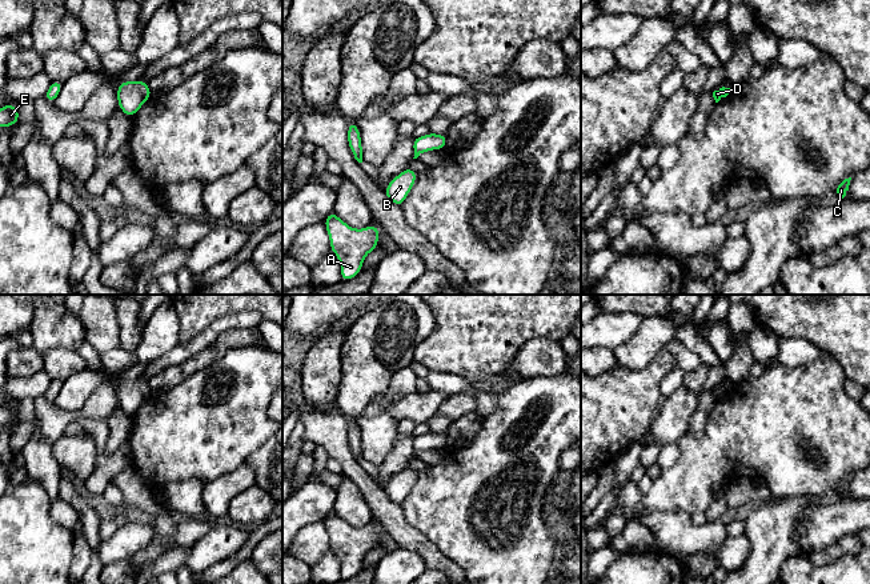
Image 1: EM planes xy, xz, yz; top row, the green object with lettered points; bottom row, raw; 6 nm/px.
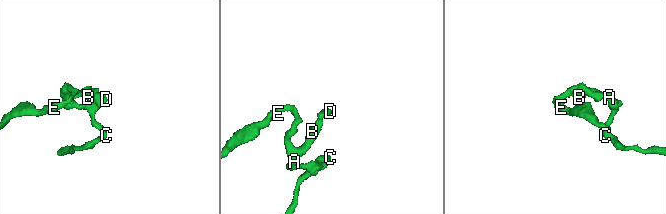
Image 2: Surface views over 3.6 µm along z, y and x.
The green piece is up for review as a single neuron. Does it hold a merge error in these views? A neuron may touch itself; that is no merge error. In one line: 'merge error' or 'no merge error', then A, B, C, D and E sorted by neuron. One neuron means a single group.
no merge error; groups A B C D E

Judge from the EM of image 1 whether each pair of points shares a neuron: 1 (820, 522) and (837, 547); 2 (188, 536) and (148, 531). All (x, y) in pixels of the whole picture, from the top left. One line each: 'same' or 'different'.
1: different
2: different

